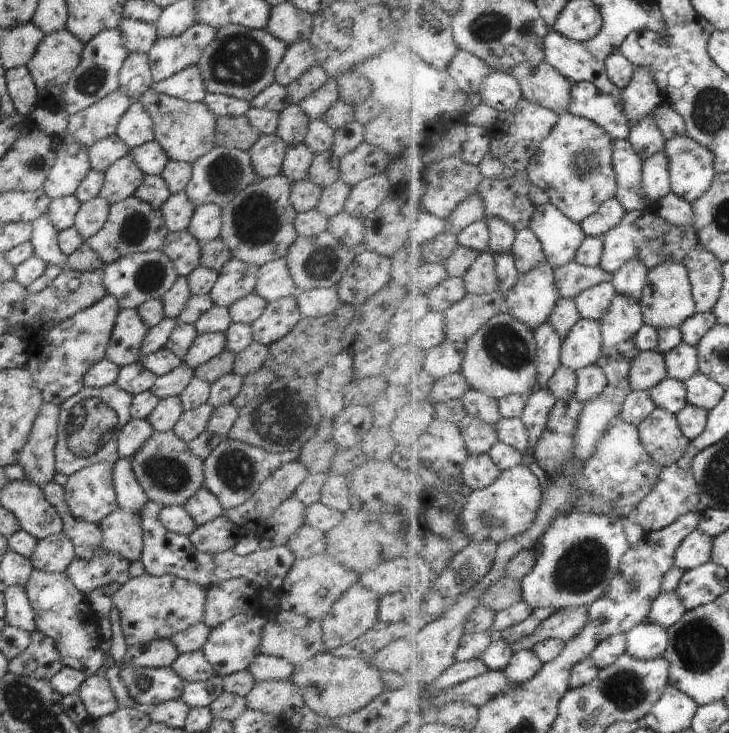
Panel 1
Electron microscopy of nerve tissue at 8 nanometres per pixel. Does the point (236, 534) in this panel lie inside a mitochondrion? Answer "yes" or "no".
no

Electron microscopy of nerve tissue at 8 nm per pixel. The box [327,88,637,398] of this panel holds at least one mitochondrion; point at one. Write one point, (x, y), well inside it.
(505, 348)

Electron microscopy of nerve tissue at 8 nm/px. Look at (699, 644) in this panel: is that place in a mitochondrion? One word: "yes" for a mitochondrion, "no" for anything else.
yes

